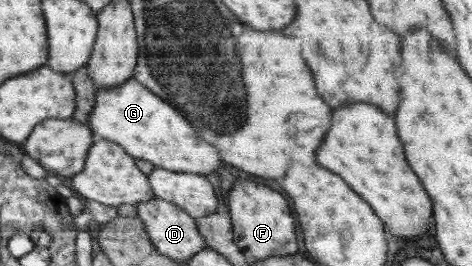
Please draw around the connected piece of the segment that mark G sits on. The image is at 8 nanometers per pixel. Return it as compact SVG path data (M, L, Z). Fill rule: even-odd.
M133 78L118 87L97 90L87 126L95 138L120 143L134 158L145 159L166 170L208 176L220 167L218 151L198 137L182 113Z

